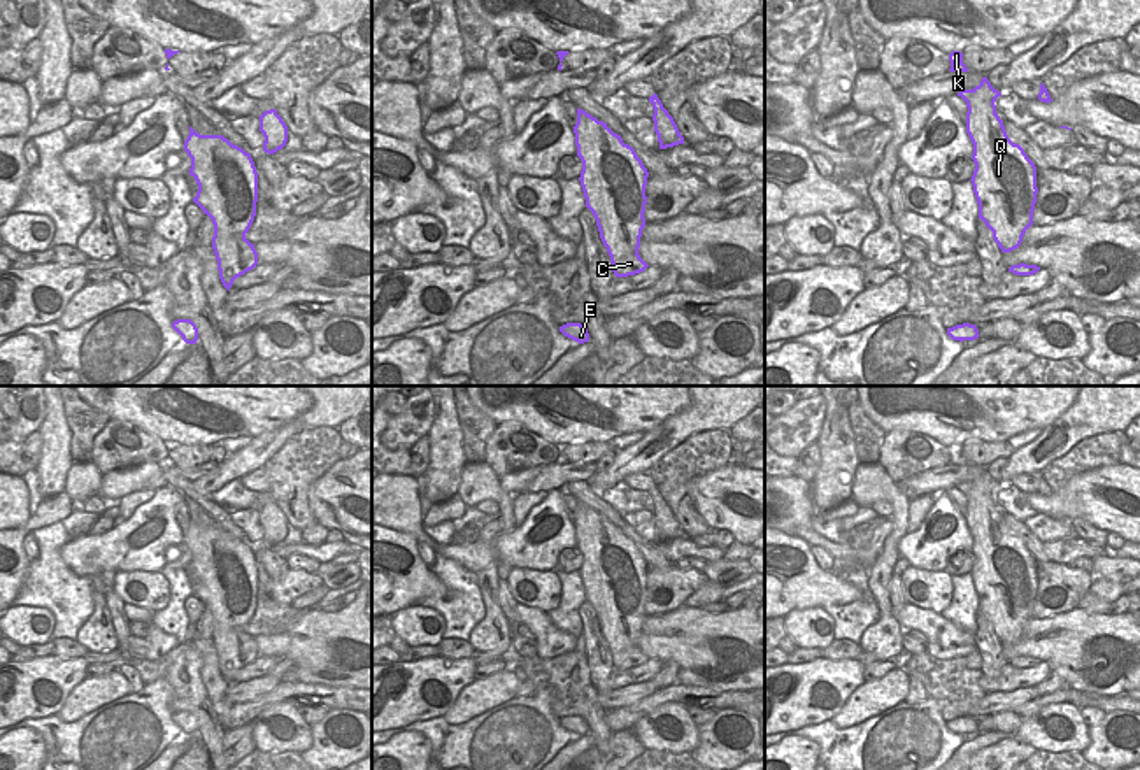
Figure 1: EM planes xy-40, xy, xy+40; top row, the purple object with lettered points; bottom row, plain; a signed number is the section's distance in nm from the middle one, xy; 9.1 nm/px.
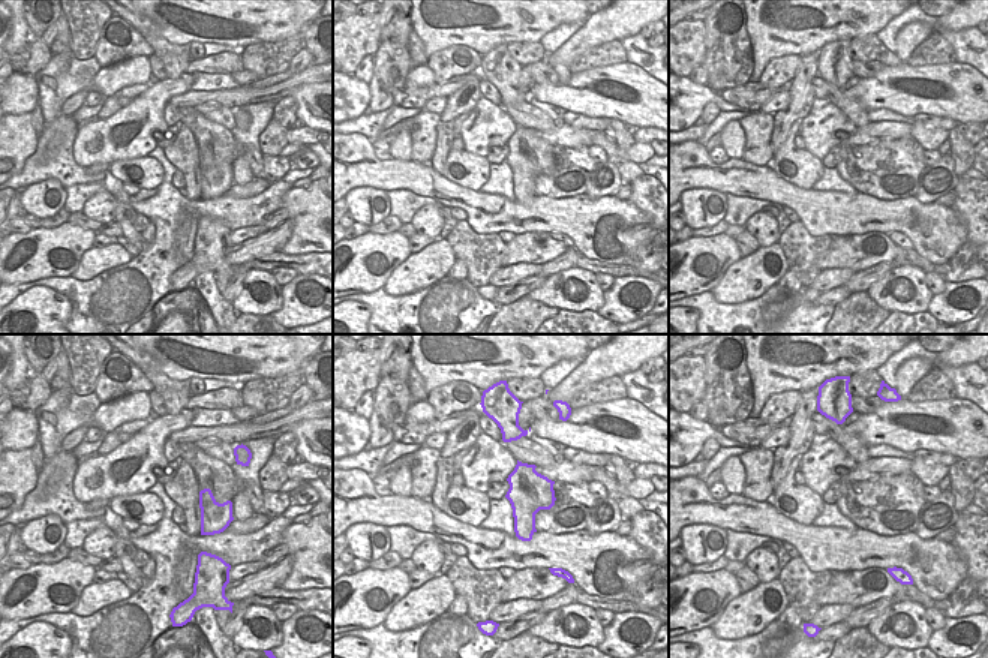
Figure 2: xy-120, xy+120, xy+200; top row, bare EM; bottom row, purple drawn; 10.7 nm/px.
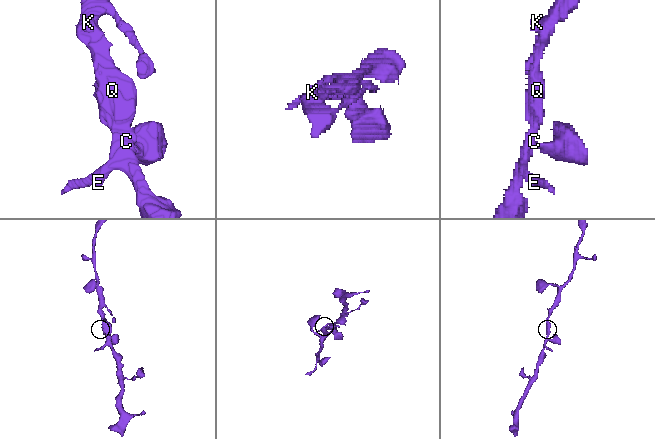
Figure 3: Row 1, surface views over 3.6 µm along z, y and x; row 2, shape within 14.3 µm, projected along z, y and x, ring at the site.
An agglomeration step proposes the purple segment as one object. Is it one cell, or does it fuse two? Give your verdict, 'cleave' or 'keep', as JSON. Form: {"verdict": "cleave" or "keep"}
{"verdict": "keep"}

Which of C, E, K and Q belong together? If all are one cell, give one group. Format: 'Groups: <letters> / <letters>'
Groups: C E K Q

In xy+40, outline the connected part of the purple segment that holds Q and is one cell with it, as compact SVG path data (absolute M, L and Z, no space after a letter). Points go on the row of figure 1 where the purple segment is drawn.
M982 77L980 84L973 89L961 89L958 96L968 107L966 133L973 144L972 160L975 163L970 181L979 203L979 219L993 232L993 239L1001 253L1010 253L1021 246L1026 230L1033 225L1038 193L1037 167L1024 149L1008 139L994 105L1001 93L991 86L987 77Z

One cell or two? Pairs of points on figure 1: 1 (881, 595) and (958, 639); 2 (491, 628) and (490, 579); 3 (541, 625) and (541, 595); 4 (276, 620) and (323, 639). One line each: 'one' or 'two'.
1: two
2: one
3: two
4: two

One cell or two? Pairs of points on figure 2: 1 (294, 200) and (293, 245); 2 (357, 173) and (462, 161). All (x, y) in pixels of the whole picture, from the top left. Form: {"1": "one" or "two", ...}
{"1": "one", "2": "two"}

